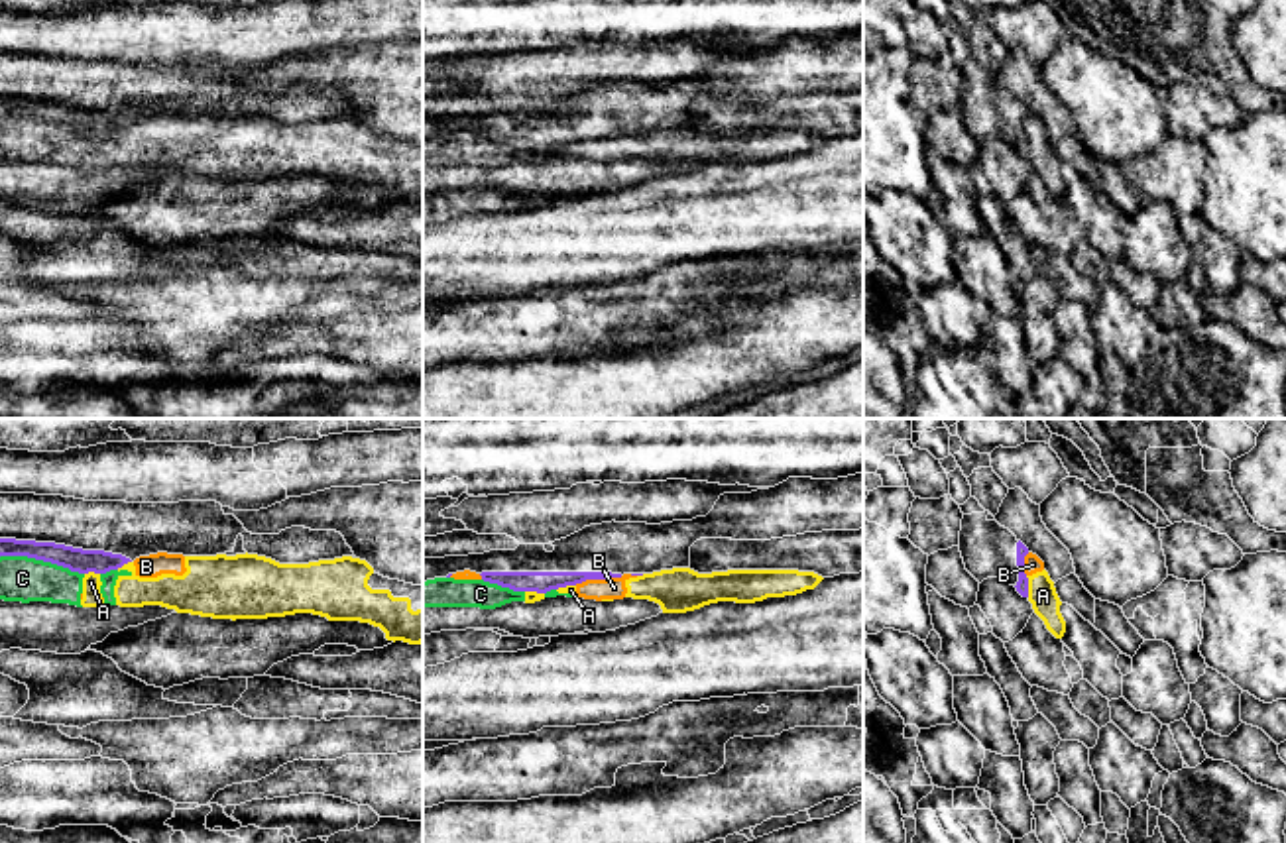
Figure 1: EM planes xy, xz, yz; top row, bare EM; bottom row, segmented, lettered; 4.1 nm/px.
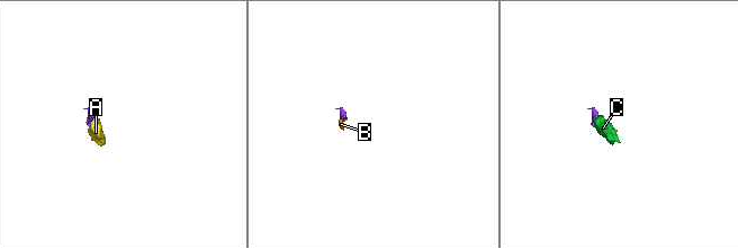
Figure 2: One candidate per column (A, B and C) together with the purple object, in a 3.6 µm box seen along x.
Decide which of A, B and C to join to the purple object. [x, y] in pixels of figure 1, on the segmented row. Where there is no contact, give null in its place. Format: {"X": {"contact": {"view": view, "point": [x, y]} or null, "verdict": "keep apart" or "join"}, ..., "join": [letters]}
{"A": {"contact": {"view": "yz", "point": [1027, 586]}, "verdict": "keep apart"}, "B": {"contact": {"view": "xz", "point": [598, 578]}, "verdict": "keep apart"}, "C": {"contact": {"view": "xy", "point": [42, 559]}, "verdict": "keep apart"}, "join": []}

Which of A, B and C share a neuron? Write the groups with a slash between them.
A B C

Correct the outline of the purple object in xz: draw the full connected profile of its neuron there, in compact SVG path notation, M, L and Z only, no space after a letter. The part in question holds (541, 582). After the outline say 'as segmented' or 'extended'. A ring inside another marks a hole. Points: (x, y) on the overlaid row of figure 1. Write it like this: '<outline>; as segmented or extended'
M863 474L838 479L789 478L787 481L751 493L724 493L706 517L647 523L602 523L545 544L519 544L515 550L490 550L484 554L423 558L423 582L450 578L456 572L476 572L484 582L513 591L547 593L586 580L612 580L623 574L643 576L661 570L688 568L690 546L700 538L771 540L822 531L863 529Z; extended

